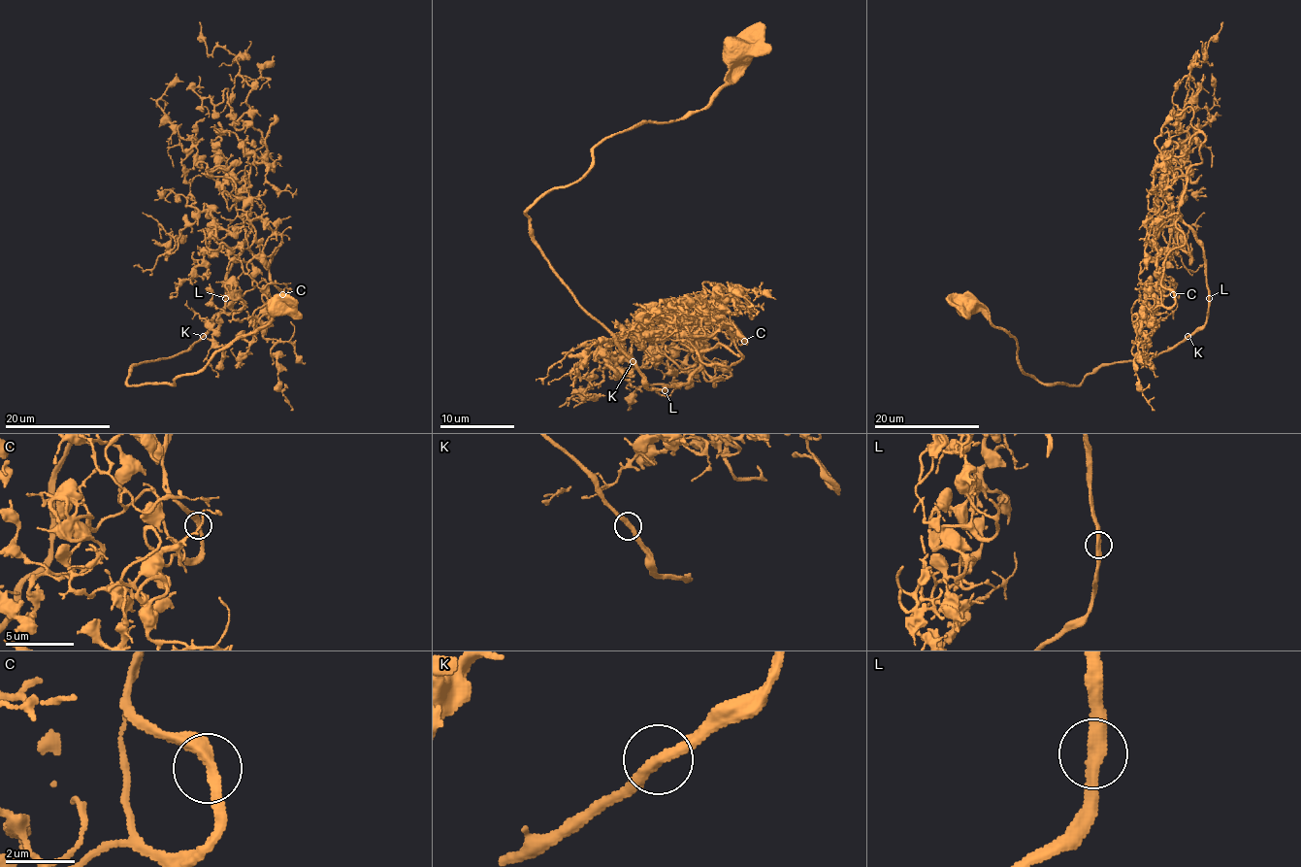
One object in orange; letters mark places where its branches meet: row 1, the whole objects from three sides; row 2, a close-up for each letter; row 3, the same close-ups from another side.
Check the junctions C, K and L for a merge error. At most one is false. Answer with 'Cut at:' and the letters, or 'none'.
Cut at: none

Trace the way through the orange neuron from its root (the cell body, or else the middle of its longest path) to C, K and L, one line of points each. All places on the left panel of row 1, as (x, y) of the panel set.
C: (278, 305), (174, 383), (127, 383), (210, 329), (255, 219), (282, 238), (269, 262), (282, 293)
K: (278, 305), (266, 325), (232, 340), (174, 383), (127, 383), (137, 363), (171, 358), (203, 336)
L: (278, 305), (266, 325), (232, 340), (174, 383), (127, 383), (137, 363), (171, 358), (196, 343), (225, 297)

